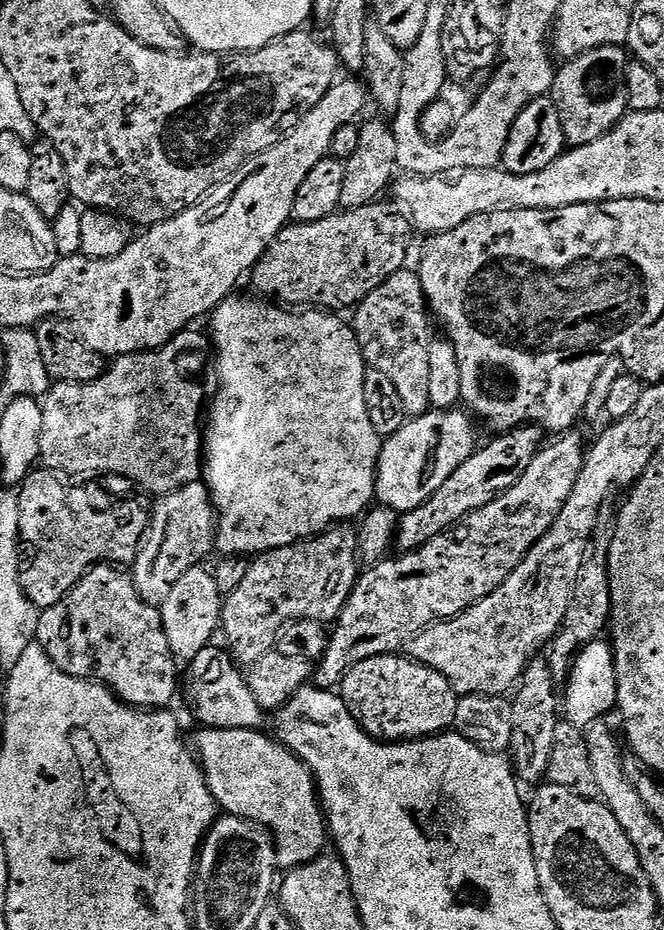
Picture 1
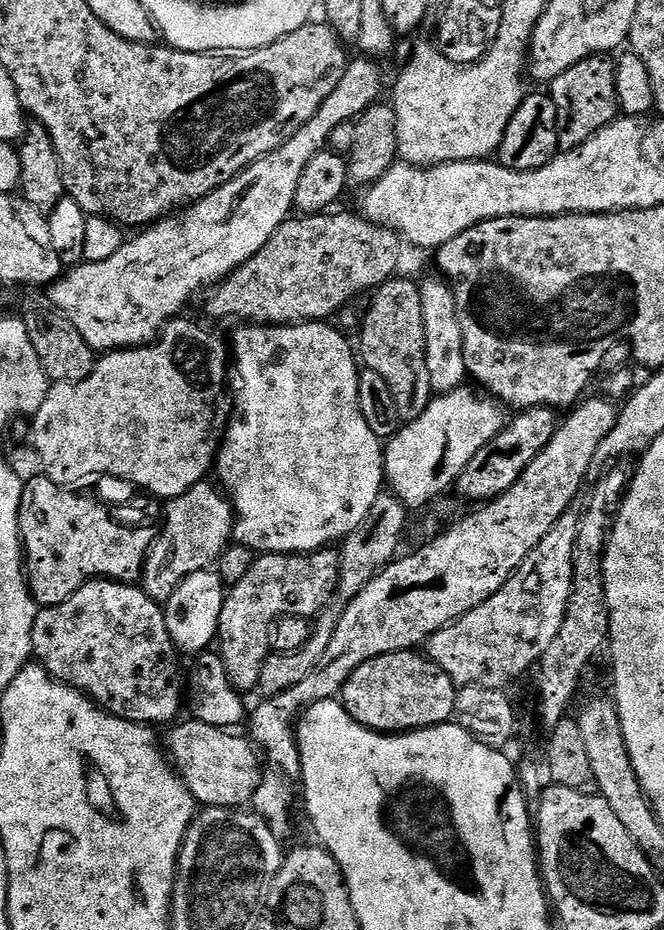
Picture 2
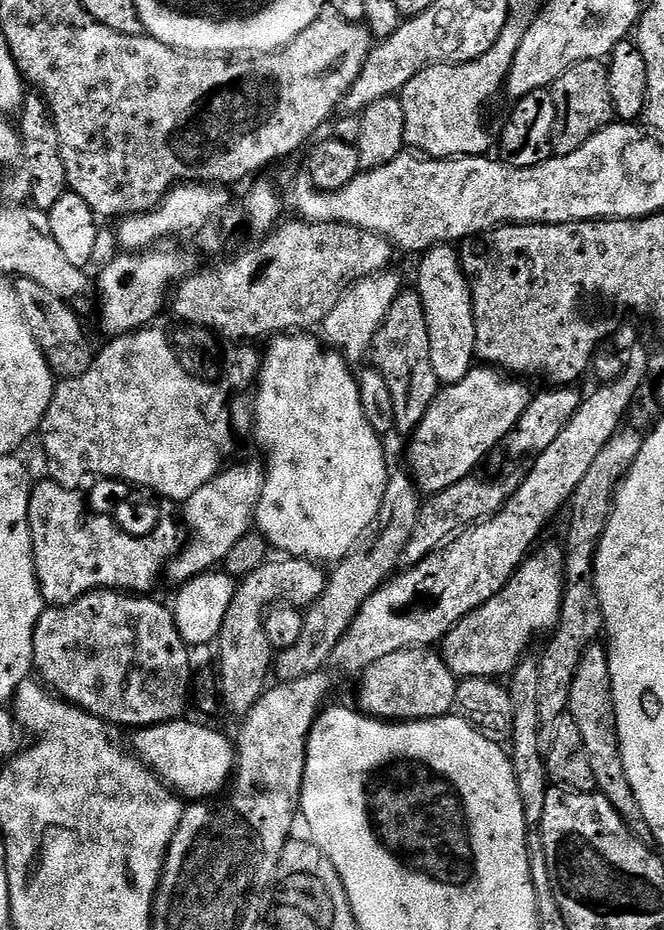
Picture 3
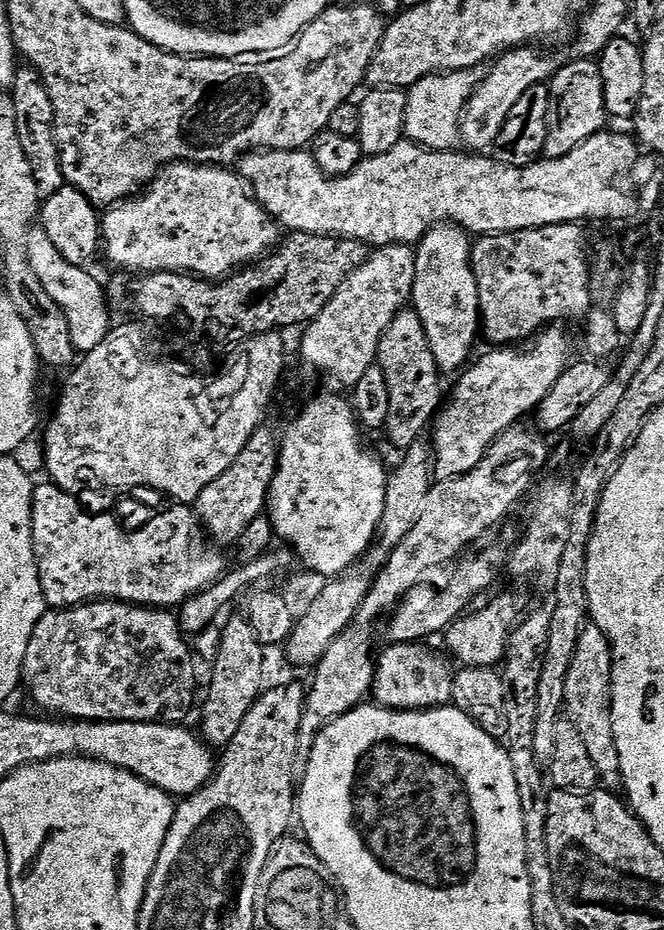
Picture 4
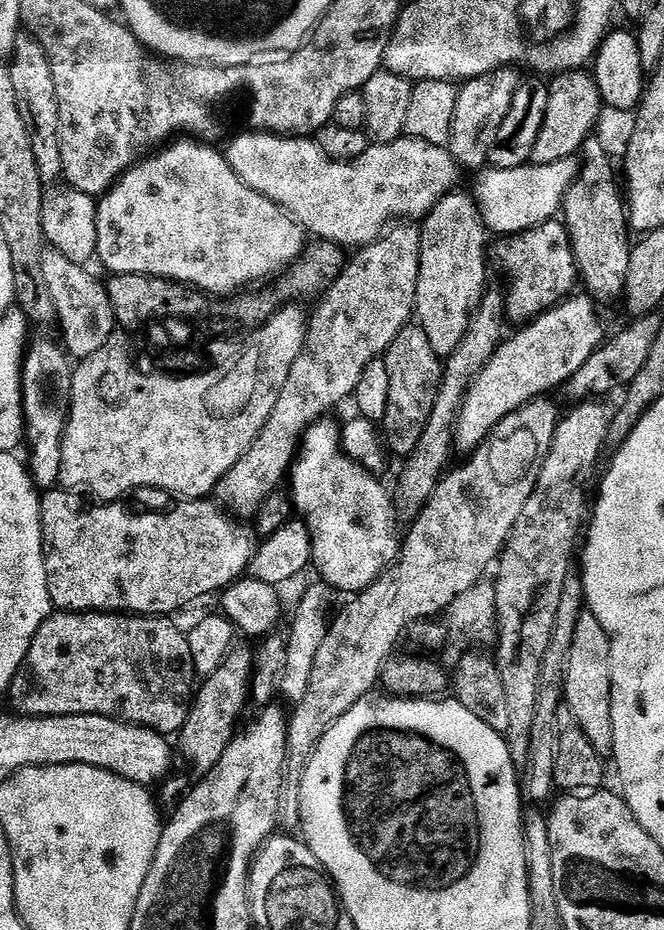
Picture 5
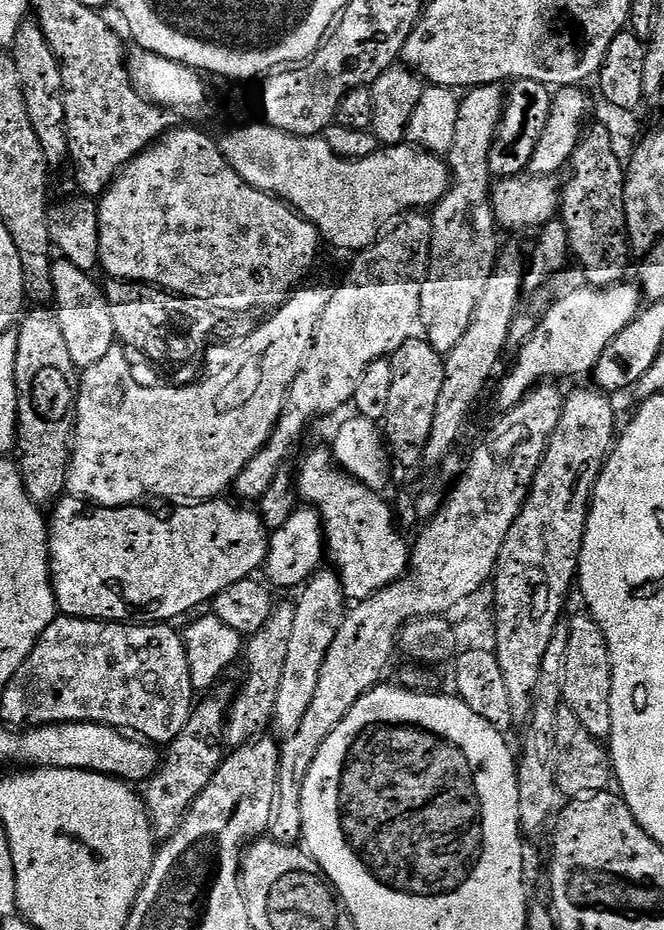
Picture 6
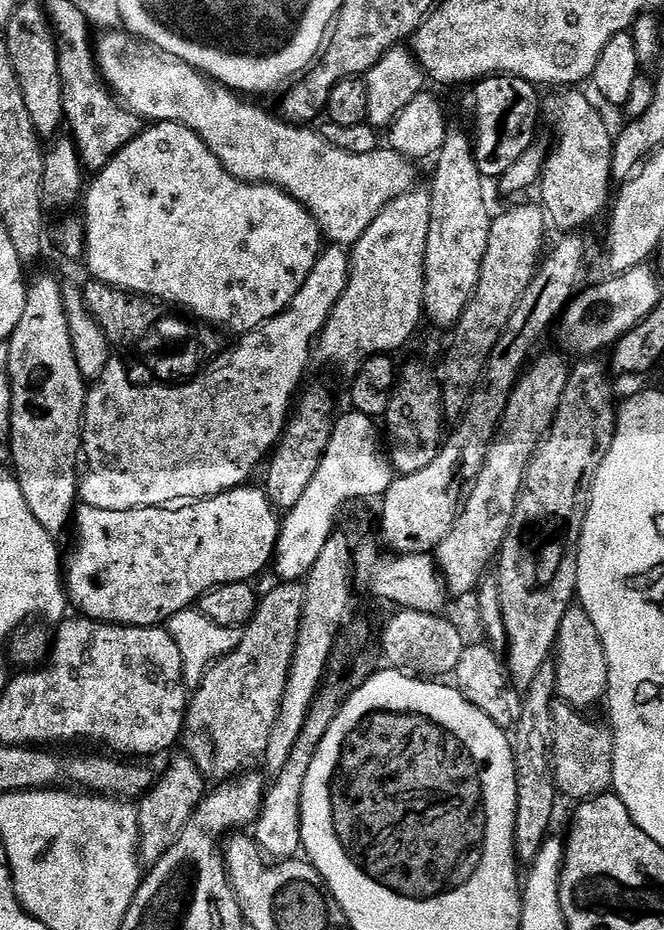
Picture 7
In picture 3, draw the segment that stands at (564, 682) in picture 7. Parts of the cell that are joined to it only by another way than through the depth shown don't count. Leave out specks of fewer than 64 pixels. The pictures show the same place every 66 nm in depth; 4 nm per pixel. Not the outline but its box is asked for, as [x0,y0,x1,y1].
[567,643,648,837]

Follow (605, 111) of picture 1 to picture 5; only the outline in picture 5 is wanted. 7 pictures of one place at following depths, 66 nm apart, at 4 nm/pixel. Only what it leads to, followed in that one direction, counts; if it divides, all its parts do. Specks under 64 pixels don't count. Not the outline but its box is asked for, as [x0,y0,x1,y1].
[531,71,602,165]

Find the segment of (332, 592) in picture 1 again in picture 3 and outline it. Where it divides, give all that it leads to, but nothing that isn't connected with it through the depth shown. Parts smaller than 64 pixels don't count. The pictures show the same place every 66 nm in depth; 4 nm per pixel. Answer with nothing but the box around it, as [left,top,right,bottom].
[218,558,326,718]

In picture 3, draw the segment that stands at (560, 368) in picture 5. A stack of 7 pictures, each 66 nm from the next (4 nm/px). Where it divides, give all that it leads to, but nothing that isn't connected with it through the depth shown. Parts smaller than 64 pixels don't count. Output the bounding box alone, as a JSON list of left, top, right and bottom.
[406,366,534,494]

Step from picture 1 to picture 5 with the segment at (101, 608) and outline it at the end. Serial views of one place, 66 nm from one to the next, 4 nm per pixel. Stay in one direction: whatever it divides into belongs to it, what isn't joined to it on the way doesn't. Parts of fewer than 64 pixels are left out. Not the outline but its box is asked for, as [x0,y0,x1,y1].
[23,611,198,734]

